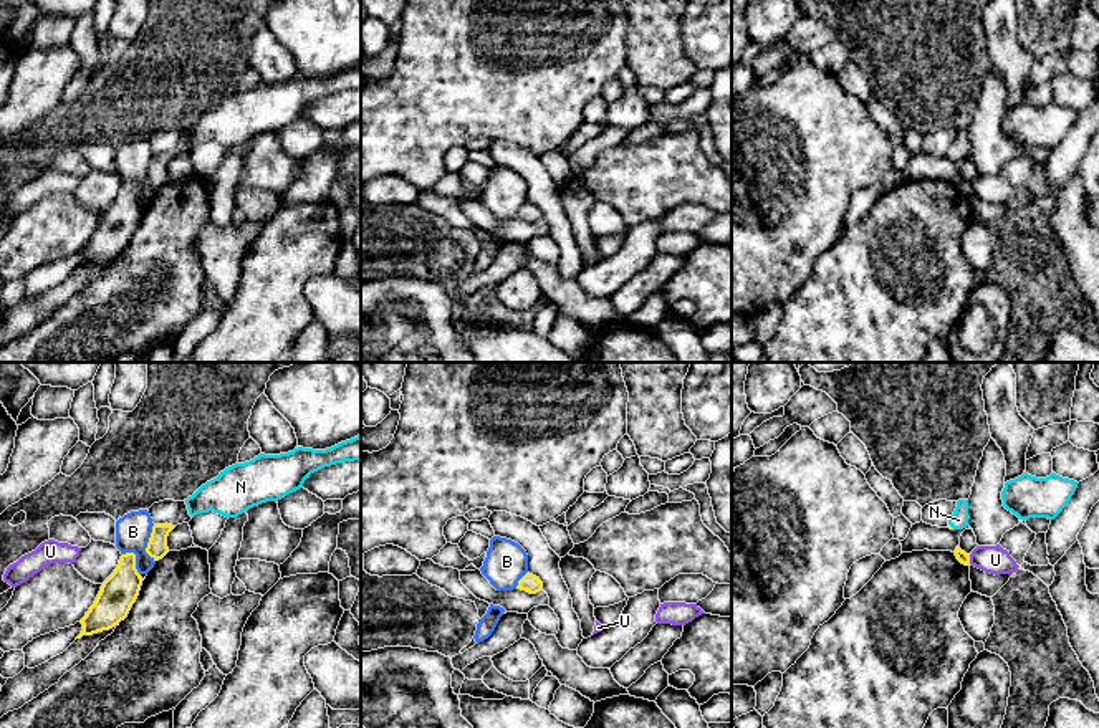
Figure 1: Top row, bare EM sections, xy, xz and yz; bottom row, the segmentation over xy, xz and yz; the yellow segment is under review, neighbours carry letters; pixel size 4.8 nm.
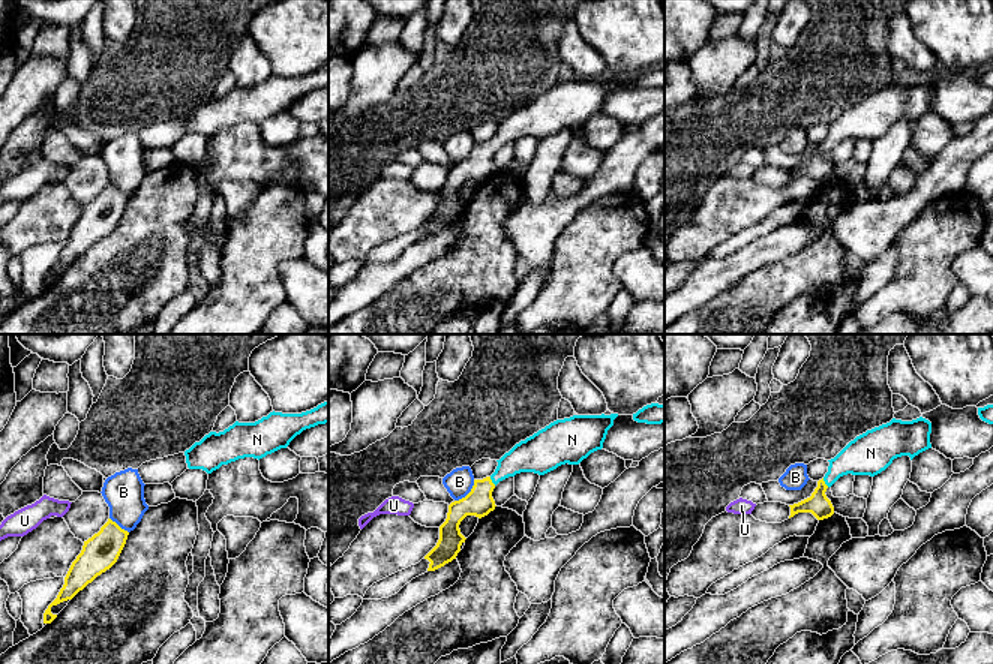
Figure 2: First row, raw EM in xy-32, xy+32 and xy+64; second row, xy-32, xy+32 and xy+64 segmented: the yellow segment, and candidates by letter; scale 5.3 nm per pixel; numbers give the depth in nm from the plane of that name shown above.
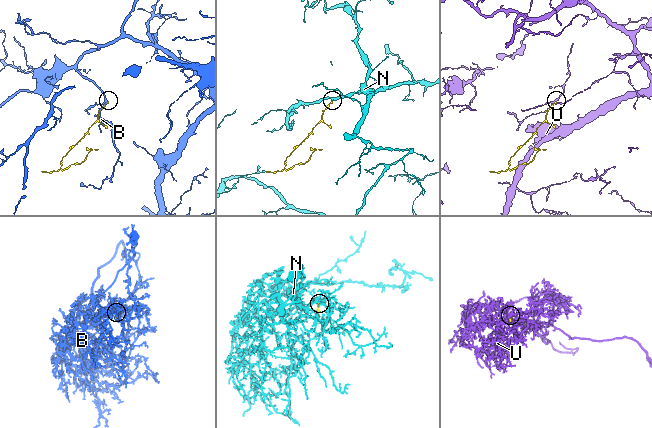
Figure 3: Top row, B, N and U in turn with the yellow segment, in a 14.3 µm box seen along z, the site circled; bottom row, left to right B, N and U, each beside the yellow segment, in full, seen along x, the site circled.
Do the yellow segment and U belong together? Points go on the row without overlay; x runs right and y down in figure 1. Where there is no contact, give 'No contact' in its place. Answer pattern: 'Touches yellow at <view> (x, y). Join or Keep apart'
Touches yellow at yz (969, 189). Keep apart

